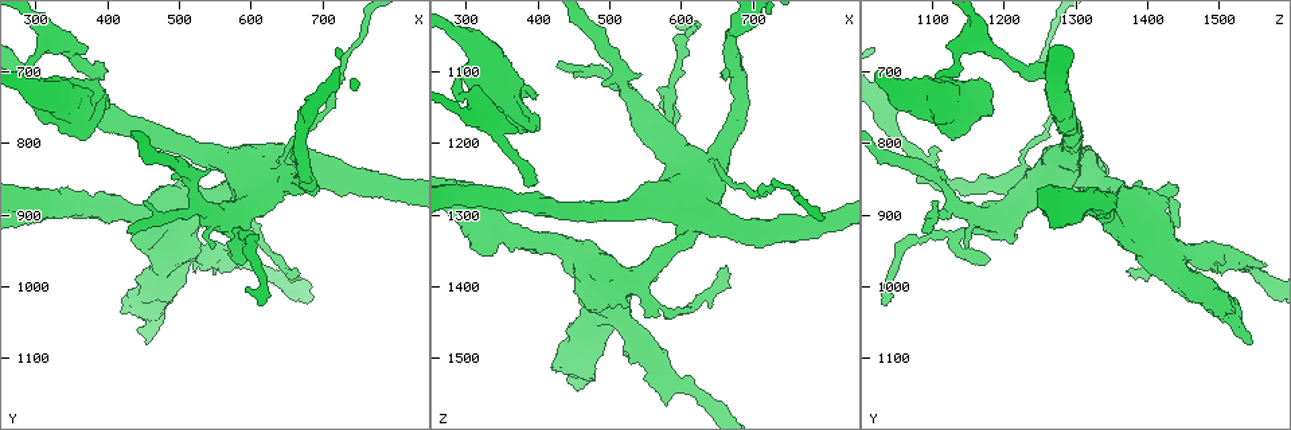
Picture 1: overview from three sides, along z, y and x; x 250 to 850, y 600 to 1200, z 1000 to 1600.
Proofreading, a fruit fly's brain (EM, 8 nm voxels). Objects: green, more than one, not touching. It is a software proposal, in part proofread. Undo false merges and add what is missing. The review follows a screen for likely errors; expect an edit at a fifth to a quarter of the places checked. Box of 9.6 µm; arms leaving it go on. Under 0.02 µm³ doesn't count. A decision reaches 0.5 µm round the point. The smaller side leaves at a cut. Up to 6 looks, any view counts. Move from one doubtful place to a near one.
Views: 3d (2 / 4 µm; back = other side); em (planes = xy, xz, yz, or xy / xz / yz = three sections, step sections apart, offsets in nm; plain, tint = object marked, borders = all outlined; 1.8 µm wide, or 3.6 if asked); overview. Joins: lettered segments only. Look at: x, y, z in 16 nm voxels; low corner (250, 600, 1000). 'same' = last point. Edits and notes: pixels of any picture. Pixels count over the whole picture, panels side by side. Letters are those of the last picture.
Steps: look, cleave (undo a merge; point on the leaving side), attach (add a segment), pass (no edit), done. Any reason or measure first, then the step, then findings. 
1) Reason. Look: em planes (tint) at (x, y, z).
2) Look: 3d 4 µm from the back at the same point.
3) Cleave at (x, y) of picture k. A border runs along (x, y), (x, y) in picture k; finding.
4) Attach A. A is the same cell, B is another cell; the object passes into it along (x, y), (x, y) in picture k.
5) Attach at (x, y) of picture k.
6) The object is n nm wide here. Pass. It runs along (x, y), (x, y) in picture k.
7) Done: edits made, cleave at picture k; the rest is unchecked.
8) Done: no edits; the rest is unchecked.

Look: em yz step 16 (tint) at (585, 925, 1130).

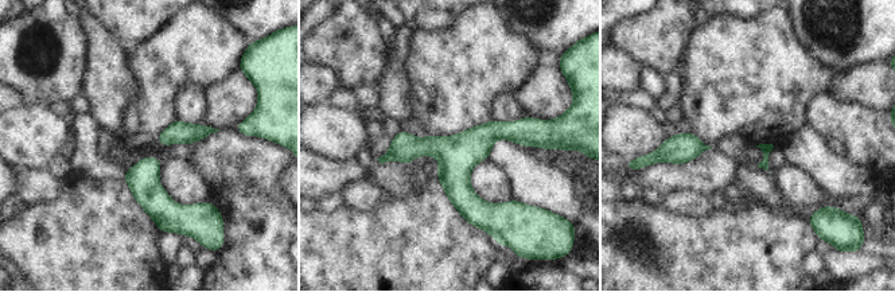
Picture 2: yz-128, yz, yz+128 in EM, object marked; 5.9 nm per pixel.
Another direction. Look: em planes (borders) at the same point.

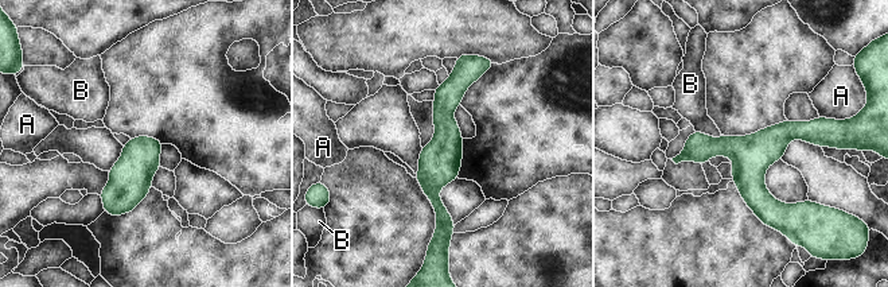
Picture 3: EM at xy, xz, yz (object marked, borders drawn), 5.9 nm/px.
Pass. A and B are other cells; it runs along (463, 64), (433, 174), (448, 222) in picture 3; all the same neuron.

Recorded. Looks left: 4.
Branch stops here. Look: 3d 2 µm from the back at (295, 705, 1110).

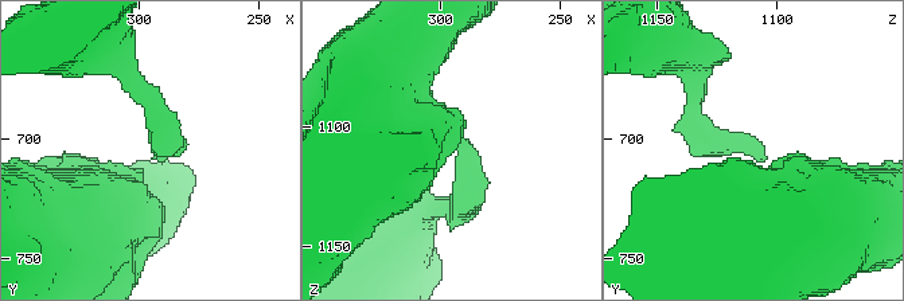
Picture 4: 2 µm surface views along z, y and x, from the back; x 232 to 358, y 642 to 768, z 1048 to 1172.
Look: em xz step 8 (tint) at (293, 710, 1106).

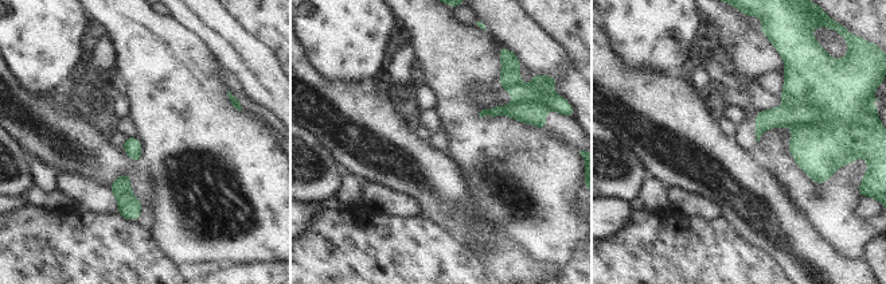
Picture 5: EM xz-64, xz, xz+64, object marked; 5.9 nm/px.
Look: em planes (borders) at the same point.

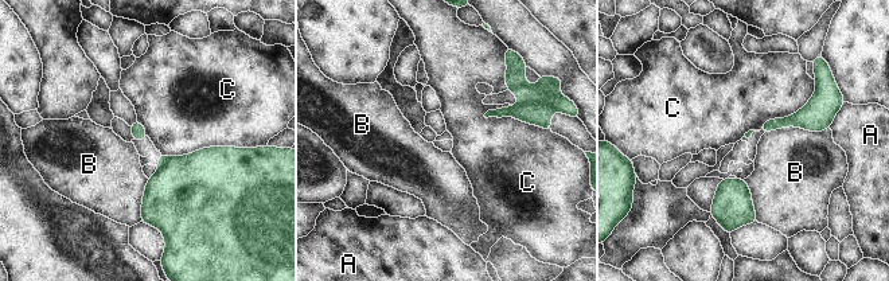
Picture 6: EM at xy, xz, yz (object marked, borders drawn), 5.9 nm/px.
Cleave at (535, 109) of picture 6. A, B and C are other cells; two neurons meet here.

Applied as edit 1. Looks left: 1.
Done: edits made, cleave at picture 6; the rest is unchecked.

